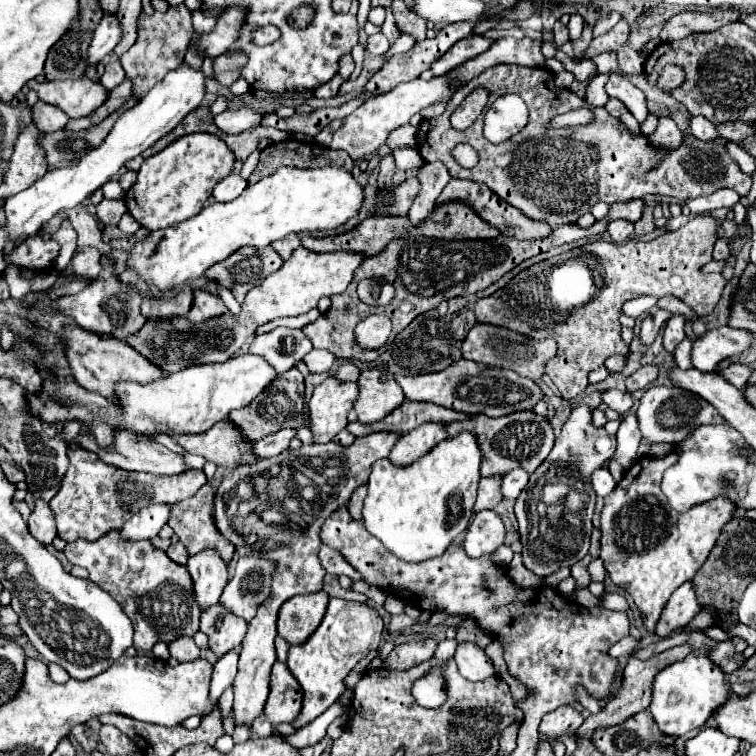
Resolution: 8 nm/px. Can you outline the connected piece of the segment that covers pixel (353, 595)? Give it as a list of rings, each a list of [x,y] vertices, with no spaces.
[[[326,574],[326,580],[324,580],[322,590],[328,592],[330,596],[338,596],[338,598],[346,598],[346,600],[366,602],[368,599],[367,596],[362,593],[352,592],[352,590],[344,590],[344,588],[338,584],[338,578],[336,578],[336,576],[330,576],[330,574]]]

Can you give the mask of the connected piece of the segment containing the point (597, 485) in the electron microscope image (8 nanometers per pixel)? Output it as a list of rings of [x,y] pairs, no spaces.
[[[600,468],[598,472],[594,472],[592,476],[592,484],[598,496],[606,498],[608,492],[612,492],[612,488],[616,488],[616,480],[612,478],[612,474],[608,472],[608,468]]]

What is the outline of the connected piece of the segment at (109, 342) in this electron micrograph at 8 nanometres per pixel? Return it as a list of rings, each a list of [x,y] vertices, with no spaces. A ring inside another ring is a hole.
[[[66,328],[64,344],[66,344],[66,356],[68,356],[76,382],[80,386],[84,386],[86,390],[98,392],[108,402],[114,400],[114,384],[118,384],[122,380],[148,384],[148,382],[164,376],[164,372],[158,366],[154,366],[150,360],[146,360],[142,354],[138,354],[126,342],[112,340],[112,338],[100,338],[84,328]]]

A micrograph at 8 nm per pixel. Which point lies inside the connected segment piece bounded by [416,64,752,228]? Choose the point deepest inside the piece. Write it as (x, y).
(555, 176)

